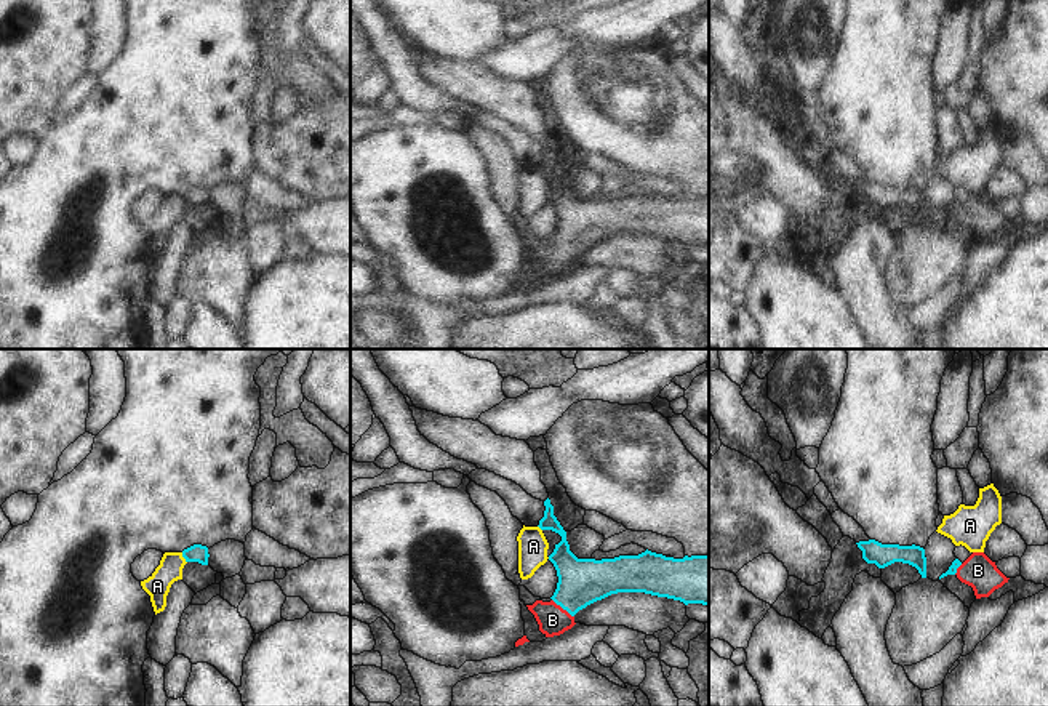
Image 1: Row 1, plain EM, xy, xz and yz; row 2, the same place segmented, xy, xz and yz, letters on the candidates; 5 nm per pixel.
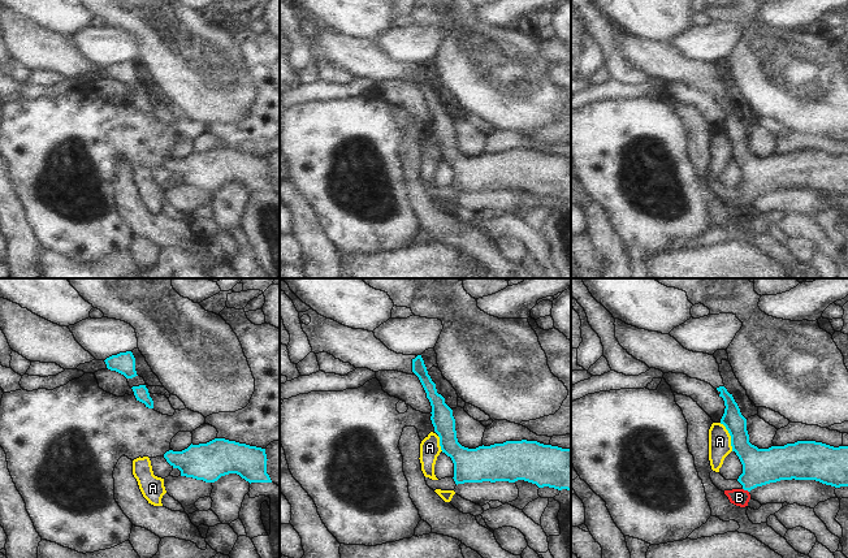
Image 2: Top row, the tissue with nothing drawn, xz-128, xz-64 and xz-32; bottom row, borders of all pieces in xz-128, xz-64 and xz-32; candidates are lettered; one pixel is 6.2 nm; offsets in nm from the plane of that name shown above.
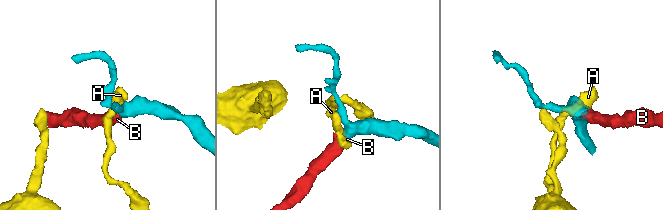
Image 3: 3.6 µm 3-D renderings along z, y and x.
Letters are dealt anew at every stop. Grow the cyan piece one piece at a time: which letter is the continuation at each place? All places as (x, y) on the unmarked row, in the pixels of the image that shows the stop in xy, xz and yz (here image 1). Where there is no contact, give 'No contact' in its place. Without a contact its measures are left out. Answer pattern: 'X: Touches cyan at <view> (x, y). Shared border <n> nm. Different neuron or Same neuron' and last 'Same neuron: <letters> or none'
A: Touches cyan at xy (183, 197). Shared border 60 nm. Different neuron
B: Touches cyan at xz (564, 250). Shared border 140 nm. Same neuron
Same neuron: B.

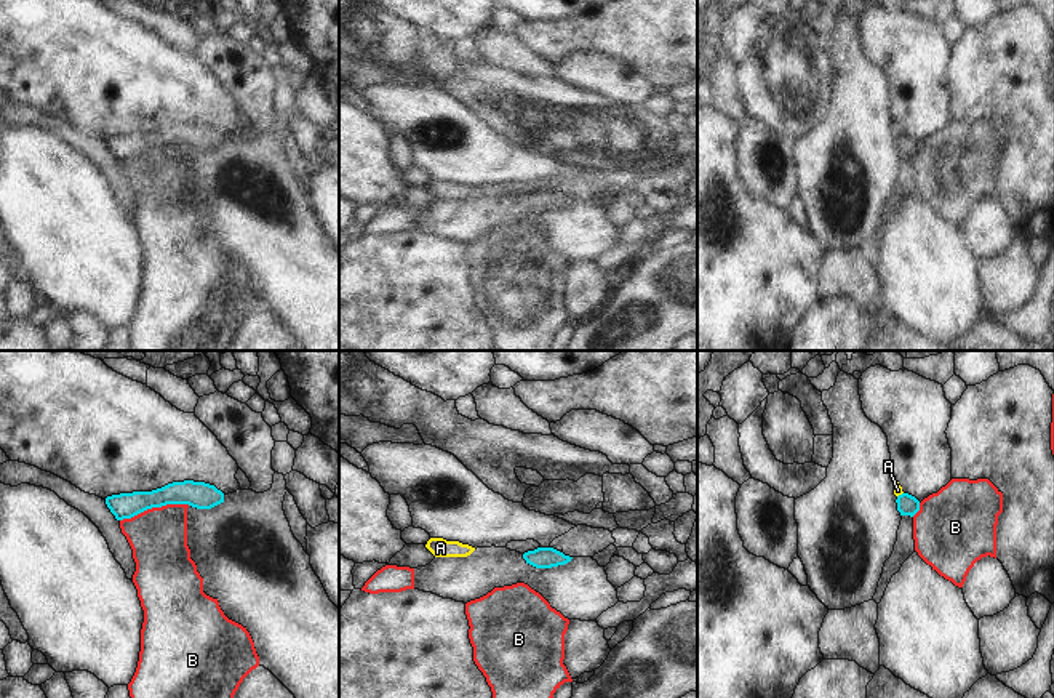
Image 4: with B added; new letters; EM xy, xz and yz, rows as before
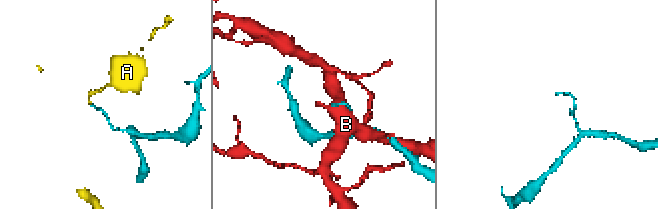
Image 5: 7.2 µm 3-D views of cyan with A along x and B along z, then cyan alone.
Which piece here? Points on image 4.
A: Touches cyan at yz (899, 136). Shared border 40 nm. Different neuron
B: Touches cyan at xy (154, 148). Shared border 360 nm. Different neuron
Same neuron: none.

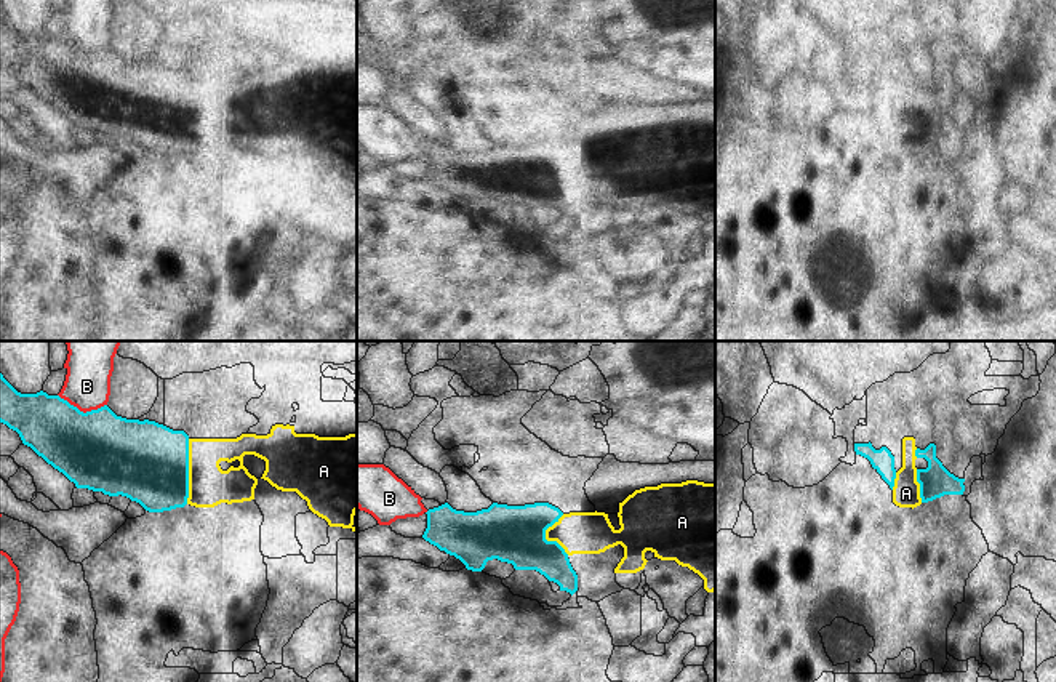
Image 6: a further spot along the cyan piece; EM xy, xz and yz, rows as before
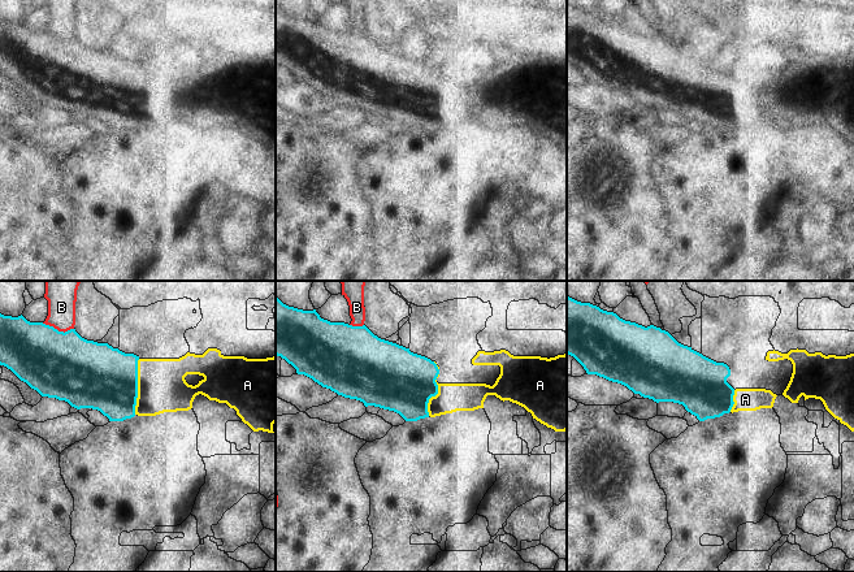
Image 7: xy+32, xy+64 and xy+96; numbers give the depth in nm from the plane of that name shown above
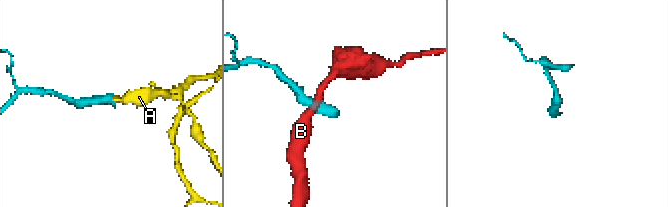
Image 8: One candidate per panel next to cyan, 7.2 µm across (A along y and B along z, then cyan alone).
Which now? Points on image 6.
A: Touches cyan at xy (188, 112). Shared border 320 nm. Same neuron
B: Touches cyan at xy (82, 53). Shared border 260 nm. Different neuron
Same neuron: A.

